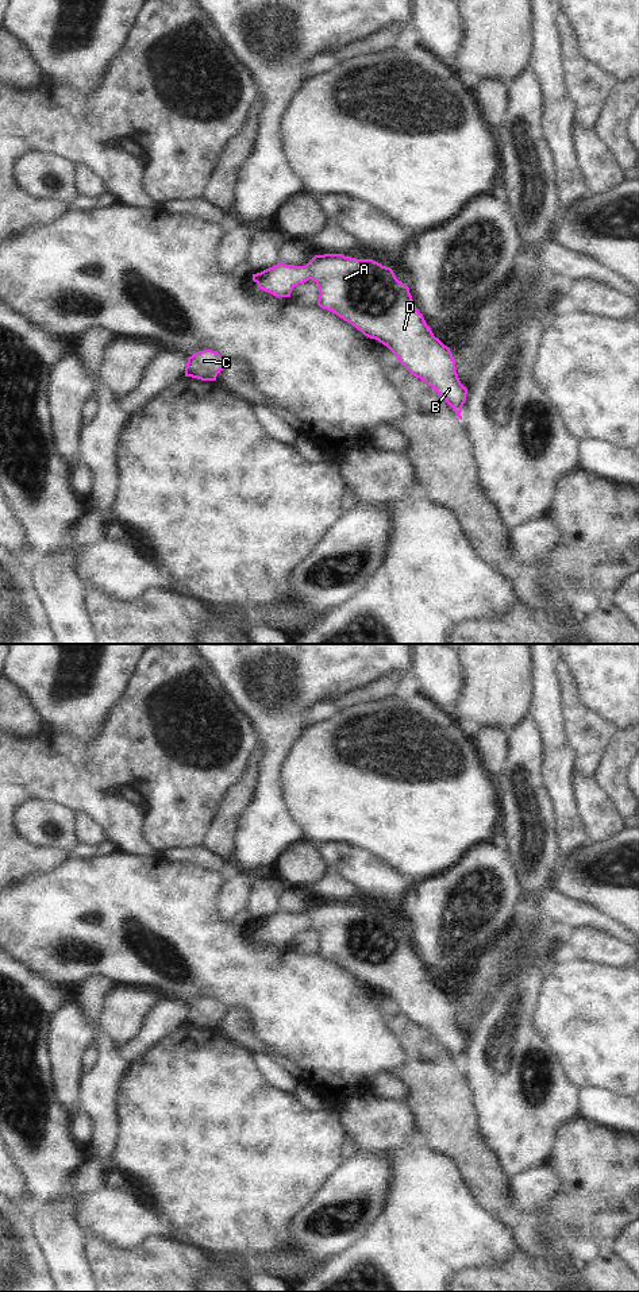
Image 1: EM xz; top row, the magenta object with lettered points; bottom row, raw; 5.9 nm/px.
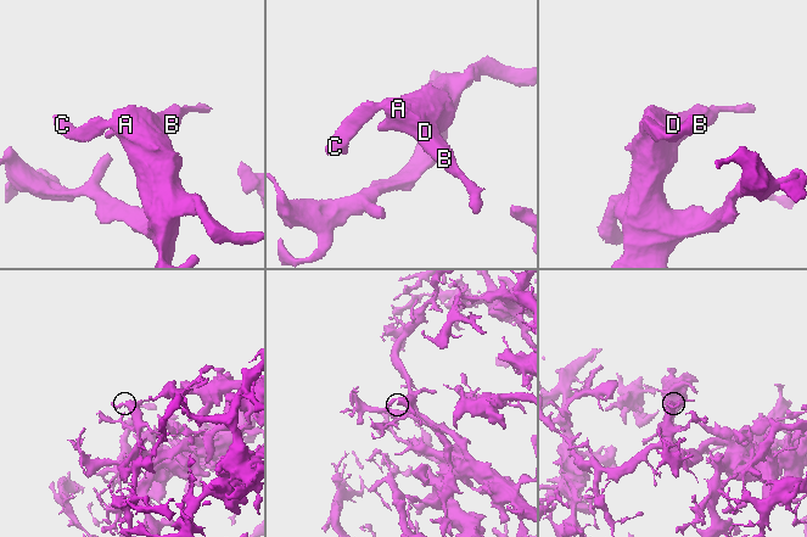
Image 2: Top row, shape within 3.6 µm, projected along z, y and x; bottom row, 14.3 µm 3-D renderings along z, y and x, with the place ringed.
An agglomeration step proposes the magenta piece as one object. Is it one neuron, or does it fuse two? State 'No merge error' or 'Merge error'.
No merge error.

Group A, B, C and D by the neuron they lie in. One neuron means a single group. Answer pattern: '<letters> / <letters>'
A B C D

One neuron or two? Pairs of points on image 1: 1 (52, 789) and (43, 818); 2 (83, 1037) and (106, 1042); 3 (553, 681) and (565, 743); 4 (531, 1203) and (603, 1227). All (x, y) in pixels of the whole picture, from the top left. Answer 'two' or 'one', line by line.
1: two
2: two
3: one
4: two

